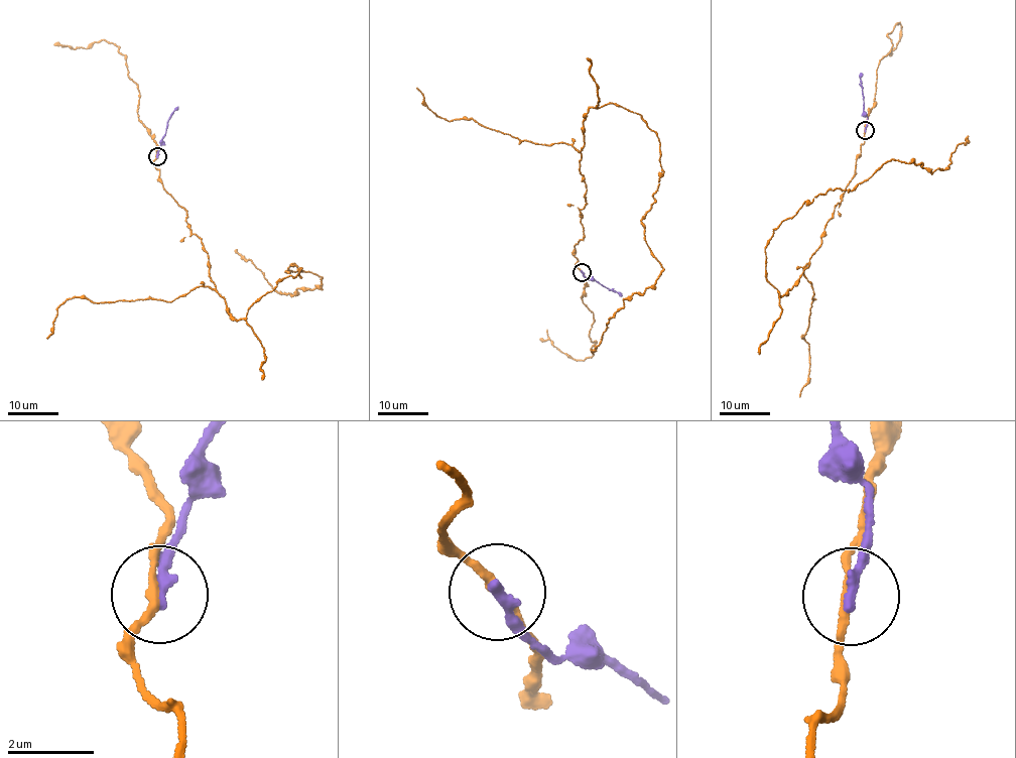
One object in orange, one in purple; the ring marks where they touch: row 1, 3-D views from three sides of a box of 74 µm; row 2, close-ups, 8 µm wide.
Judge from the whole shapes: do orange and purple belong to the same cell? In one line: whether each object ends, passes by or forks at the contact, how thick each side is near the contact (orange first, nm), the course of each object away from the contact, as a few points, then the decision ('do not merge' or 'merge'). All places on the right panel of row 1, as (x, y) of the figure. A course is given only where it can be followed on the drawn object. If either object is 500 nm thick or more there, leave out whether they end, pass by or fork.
orange passes by; purple ends there; 170 nm thick on the orange side, 280 nm on the other; orange runs (865, 131), (821, 245), (780, 295), (767, 281), (765, 247), (782, 221), (891, 159), (948, 169), (969, 136); purple runs (866, 130), (868, 118), (864, 110), (861, 73); do not merge

